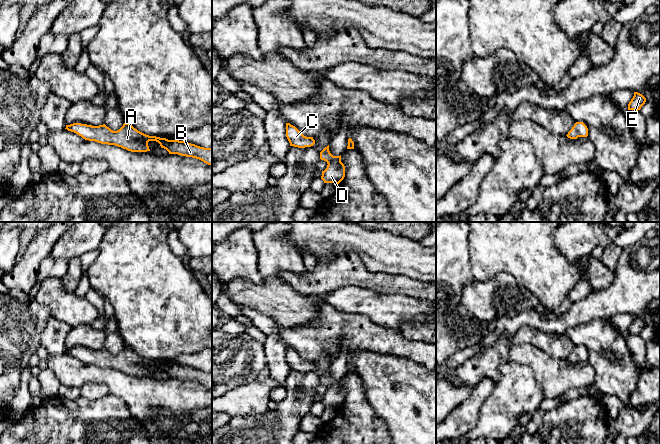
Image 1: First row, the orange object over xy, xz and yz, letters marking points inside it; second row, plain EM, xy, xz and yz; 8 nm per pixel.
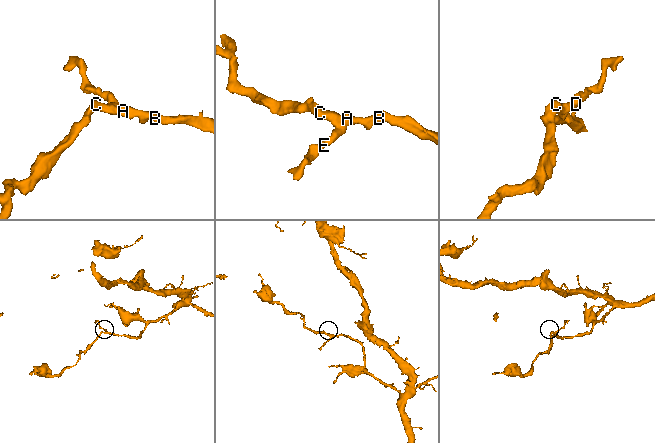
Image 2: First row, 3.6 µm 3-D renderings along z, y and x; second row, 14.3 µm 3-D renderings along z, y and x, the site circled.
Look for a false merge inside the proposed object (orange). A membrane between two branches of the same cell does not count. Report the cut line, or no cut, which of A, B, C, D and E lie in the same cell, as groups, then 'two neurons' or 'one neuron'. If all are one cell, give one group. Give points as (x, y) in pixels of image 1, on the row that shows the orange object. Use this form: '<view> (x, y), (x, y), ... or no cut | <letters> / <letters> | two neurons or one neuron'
no cut | A B C D E | one neuron

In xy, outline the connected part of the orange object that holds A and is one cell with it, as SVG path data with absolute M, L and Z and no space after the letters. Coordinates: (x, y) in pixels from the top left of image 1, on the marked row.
M127 122L117 131L111 130L105 124L92 126L81 123L66 125L65 129L78 134L85 140L115 145L131 152L150 151L148 142L156 141L169 154L196 158L208 165L212 165L212 148L200 147L185 141L149 136L138 131Z

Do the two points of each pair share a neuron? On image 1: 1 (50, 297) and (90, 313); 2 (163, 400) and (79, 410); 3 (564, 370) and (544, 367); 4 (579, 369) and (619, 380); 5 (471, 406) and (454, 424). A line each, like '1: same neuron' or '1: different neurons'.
1: same neuron
2: different neurons
3: same neuron
4: different neurons
5: same neuron

